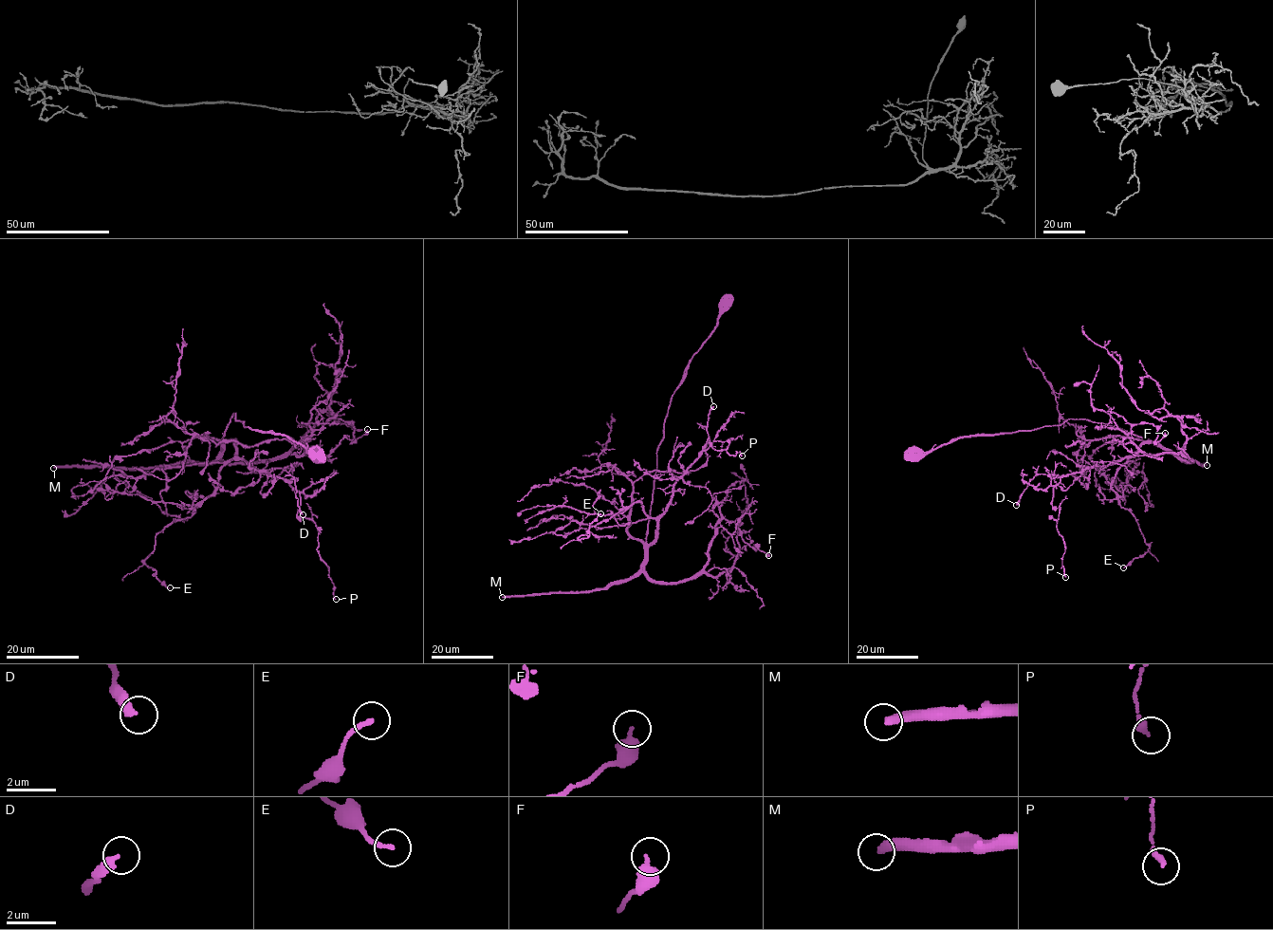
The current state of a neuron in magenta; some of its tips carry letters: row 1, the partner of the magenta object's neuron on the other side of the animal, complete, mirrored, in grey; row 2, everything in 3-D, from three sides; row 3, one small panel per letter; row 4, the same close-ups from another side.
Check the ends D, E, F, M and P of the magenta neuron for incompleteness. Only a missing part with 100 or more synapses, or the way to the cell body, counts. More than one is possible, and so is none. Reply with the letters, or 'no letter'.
M

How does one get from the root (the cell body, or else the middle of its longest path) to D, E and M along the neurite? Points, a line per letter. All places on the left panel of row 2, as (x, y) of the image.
D: (314, 453), (246, 427), (235, 413), (222, 439), (252, 469), (295, 477), (303, 514)
E: (314, 453), (235, 413), (222, 439), (236, 455), (216, 490), (168, 524), (144, 561), (170, 587)
M: (314, 453), (285, 436), (246, 427), (235, 419), (235, 413), (223, 436), (222, 452), (211, 463), (53, 468)

